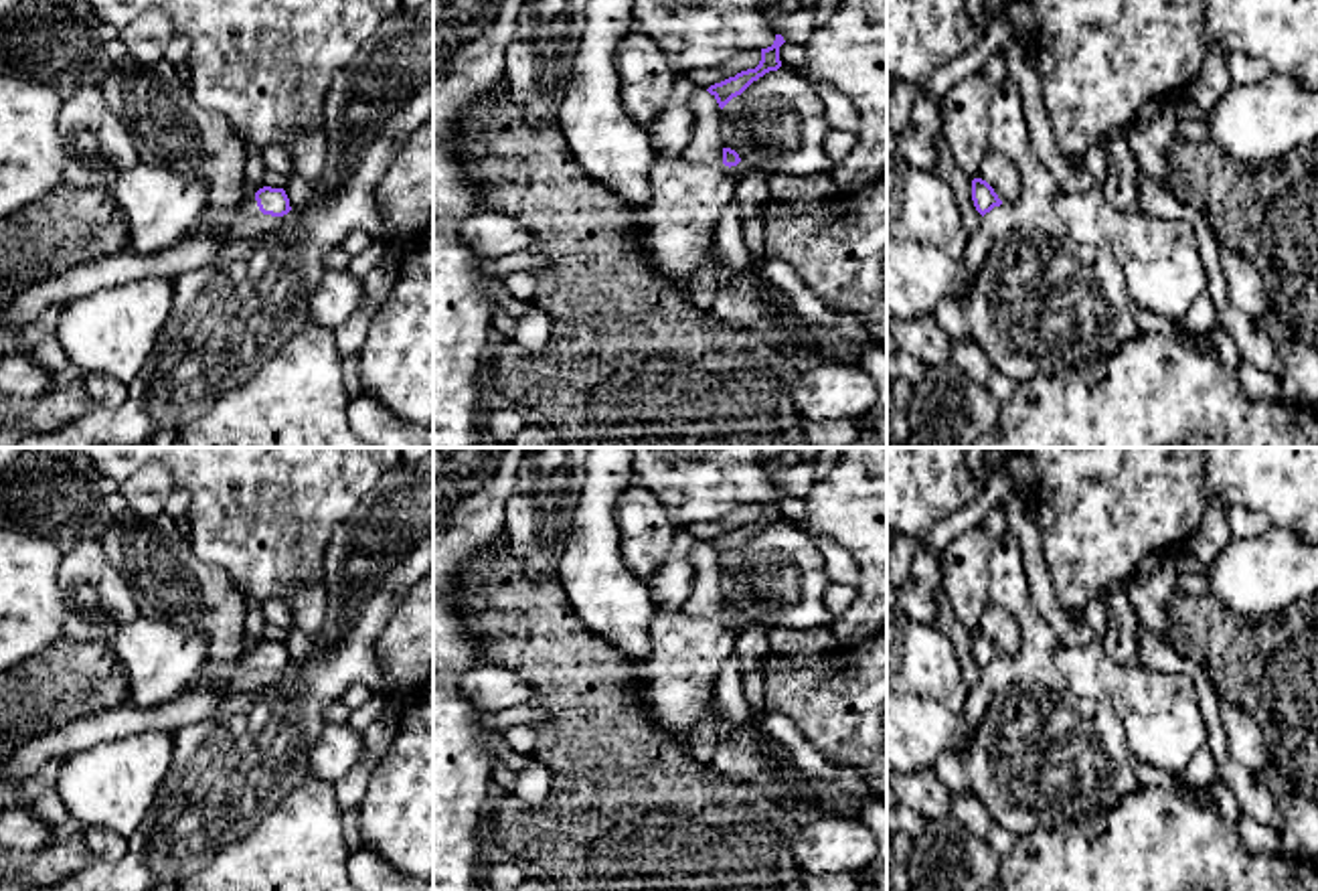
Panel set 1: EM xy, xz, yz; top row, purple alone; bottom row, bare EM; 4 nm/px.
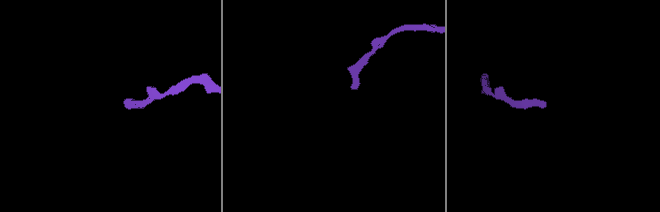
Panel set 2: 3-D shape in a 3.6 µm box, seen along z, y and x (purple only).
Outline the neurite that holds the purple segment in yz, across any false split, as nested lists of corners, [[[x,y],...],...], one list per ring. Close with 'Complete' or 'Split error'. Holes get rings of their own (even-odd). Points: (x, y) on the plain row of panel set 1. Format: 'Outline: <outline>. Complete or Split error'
Outline: [[[982,632],[972,634],[972,654],[982,670],[1002,658],[994,642]]]. Complete

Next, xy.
Outline: [[[263,640],[253,650],[247,650],[237,660],[204,660],[186,686],[186,691],[211,688],[215,695],[229,697],[237,693],[235,678],[245,670],[259,666],[283,670],[292,664],[290,652],[283,642]]]. Split error

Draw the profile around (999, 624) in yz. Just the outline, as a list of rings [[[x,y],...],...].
[[[988,601],[980,618],[980,630],[986,634],[1002,658],[1010,658],[1020,650],[1020,626],[1014,616],[1002,605]]]

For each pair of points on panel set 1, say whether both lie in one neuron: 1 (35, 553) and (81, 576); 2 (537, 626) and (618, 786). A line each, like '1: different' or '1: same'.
1: different
2: same

